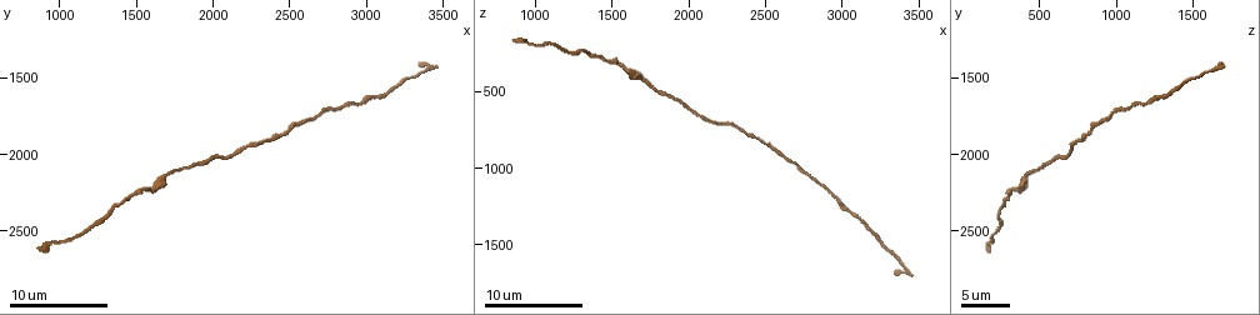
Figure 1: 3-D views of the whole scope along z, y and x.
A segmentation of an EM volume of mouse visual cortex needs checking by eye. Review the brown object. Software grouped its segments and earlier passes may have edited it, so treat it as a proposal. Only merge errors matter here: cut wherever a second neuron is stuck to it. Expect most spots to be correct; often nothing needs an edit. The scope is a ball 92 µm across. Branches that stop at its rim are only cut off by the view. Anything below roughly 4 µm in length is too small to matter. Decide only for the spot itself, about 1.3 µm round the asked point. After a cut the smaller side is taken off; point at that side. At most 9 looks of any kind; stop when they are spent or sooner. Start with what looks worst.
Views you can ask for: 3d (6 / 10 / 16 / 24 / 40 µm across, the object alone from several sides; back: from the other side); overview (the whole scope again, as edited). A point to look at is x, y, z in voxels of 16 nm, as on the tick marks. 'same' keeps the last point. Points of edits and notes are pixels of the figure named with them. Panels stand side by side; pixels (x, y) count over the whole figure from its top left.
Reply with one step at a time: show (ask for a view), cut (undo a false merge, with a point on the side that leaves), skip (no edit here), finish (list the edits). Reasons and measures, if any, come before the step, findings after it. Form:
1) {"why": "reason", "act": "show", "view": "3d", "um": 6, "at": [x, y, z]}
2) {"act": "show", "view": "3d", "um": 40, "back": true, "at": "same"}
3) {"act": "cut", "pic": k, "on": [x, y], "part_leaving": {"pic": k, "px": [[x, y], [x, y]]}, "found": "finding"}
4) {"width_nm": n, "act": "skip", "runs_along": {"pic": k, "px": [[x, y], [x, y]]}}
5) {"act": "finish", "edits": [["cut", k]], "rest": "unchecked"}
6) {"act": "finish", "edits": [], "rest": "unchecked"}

{"act": "show", "view": "3d", "um": 16, "at": [1580, 2220, 360]}

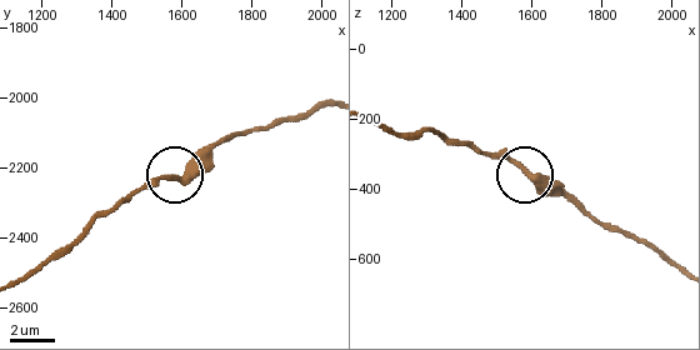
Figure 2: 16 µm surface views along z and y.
{"act": "show", "view": "3d", "um": 6, "at": [1580, 2230, 340]}

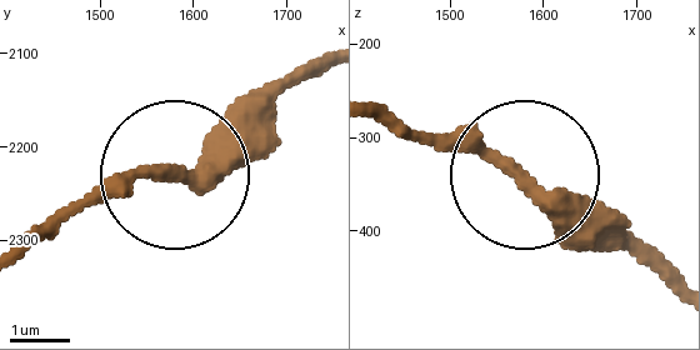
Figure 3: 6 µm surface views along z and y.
{"act": "skip", "runs_along": {"pic": 3, "px": [[321, 61], [188, 171], [83, 196], [43, 231]]}, "found": "all the same neuron"}

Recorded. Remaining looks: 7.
{"why": "thin neck", "act": "show", "view": "3d", "um": 6, "at": [3060, 1620, 1280]}

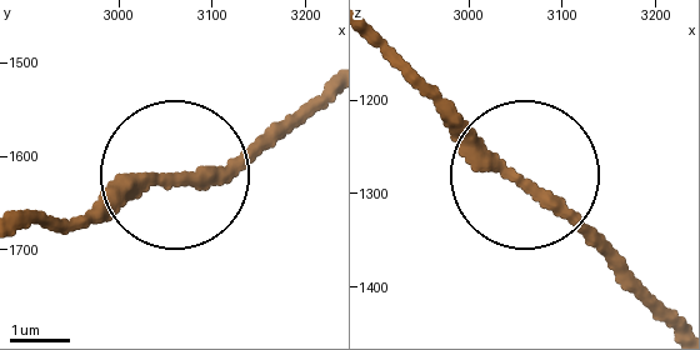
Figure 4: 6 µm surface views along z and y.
{"act": "skip", "runs_along": {"pic": 4, "px": [[31, 228], [105, 218], [150, 183], [240, 169], [280, 139]]}, "found": "continuous, no second neuron"}

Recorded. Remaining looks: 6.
{"why": "thick turns thin", "act": "show", "view": "3d", "um": 10, "at": [2800, 1720, 1060]}

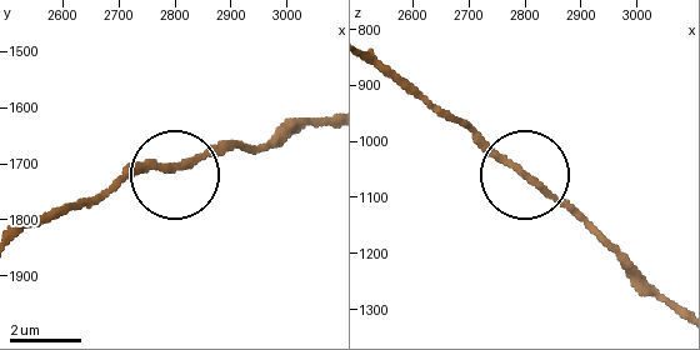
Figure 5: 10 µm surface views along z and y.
{"act": "skip", "runs_along": {"pic": 5, "px": [[28, 229], [144, 171], [231, 148]]}, "found": "all the same neuron"}

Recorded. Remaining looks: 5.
{"why": "a narrow waist", "act": "show", "view": "3d", "um": 16, "at": [2340, 1900, 740]}

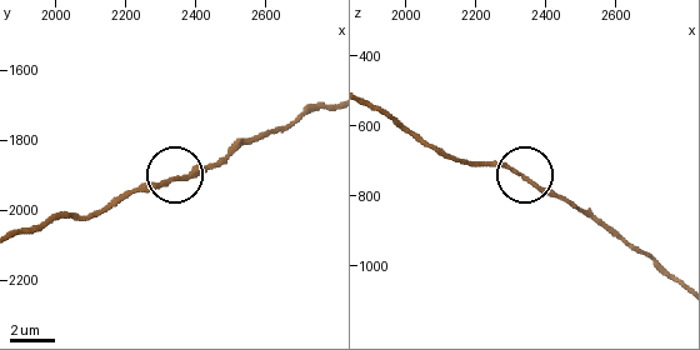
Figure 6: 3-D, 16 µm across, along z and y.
{"why": "zoom in", "act": "show", "view": "3d", "um": 6, "at": [2340, 1910, 750]}

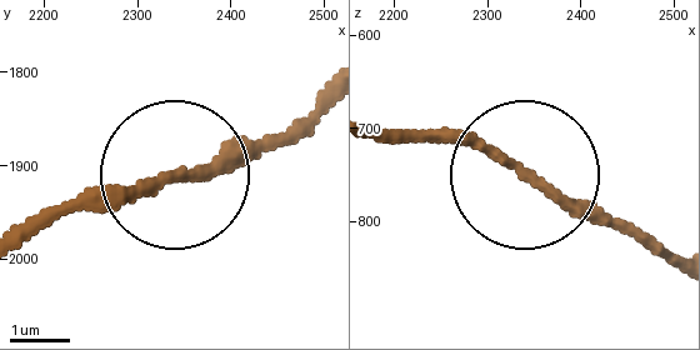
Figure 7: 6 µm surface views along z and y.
{"act": "skip", "runs_along": {"pic": 7, "px": [[65, 206], [255, 156], [295, 121]]}, "found": "one neuron here"}

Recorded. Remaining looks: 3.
{"act": "finish", "edits": [], "rest": "unchecked"}

